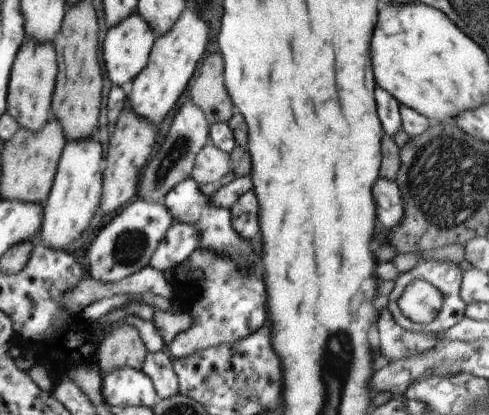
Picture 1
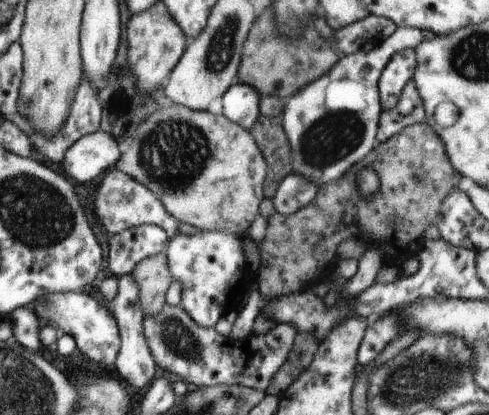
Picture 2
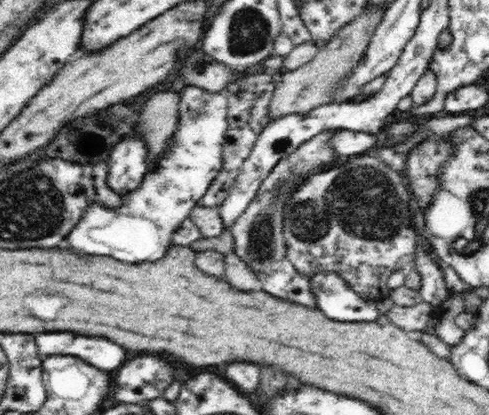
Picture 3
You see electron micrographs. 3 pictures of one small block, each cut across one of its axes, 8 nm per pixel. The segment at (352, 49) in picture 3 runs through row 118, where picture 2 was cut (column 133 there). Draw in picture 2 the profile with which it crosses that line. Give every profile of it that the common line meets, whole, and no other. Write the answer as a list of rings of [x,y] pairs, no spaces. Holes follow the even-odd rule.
[[[165,252],[143,258],[137,262],[137,266],[131,272],[131,278],[135,280],[137,288],[137,302],[143,312],[143,316],[157,316],[161,306],[165,304],[165,294],[169,284],[173,282],[167,270]]]

